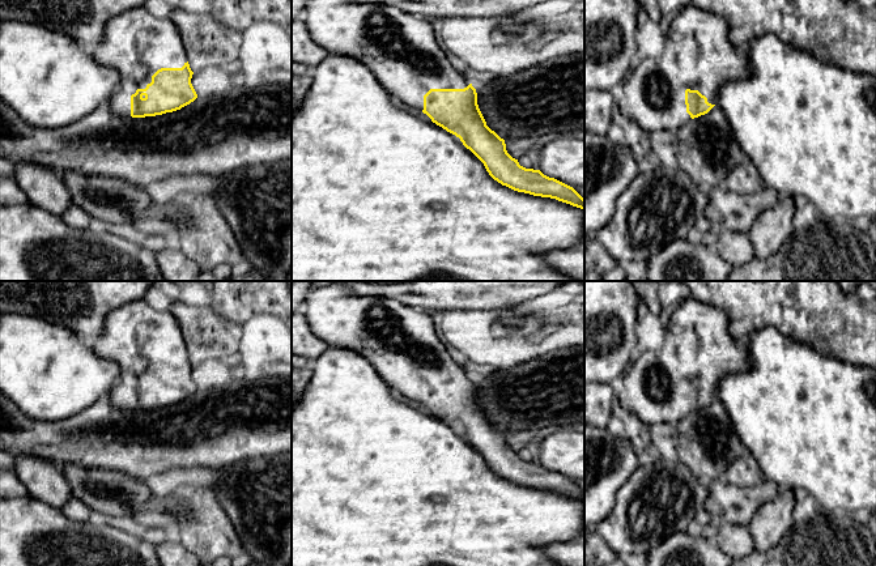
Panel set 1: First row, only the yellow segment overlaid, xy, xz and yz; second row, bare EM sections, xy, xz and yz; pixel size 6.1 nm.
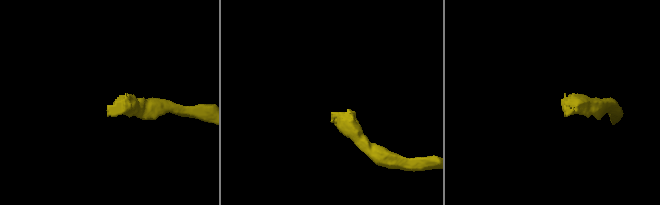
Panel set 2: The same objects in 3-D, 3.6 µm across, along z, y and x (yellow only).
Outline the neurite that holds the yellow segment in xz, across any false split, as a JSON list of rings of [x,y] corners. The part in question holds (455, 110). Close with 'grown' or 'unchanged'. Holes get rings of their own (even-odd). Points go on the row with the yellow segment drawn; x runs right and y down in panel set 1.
[[[306,0],[301,16],[315,43],[328,54],[346,55],[366,64],[390,95],[422,111],[433,123],[459,137],[494,180],[514,191],[556,199],[584,210],[584,199],[573,187],[540,170],[520,166],[507,153],[505,140],[486,125],[476,89],[448,61],[431,24],[424,17],[392,5],[352,0]]] | grown

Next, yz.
[[[690,4],[672,20],[663,52],[638,60],[630,69],[622,81],[624,95],[616,103],[639,128],[650,133],[668,131],[675,136],[685,123],[716,105],[716,93],[724,82],[749,75],[748,59],[728,39],[727,21]]] | grown

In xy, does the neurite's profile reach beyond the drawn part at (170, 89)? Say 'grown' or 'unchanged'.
grown

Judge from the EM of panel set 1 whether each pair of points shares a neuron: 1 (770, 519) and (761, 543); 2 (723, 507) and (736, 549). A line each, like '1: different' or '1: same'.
1: same
2: different

